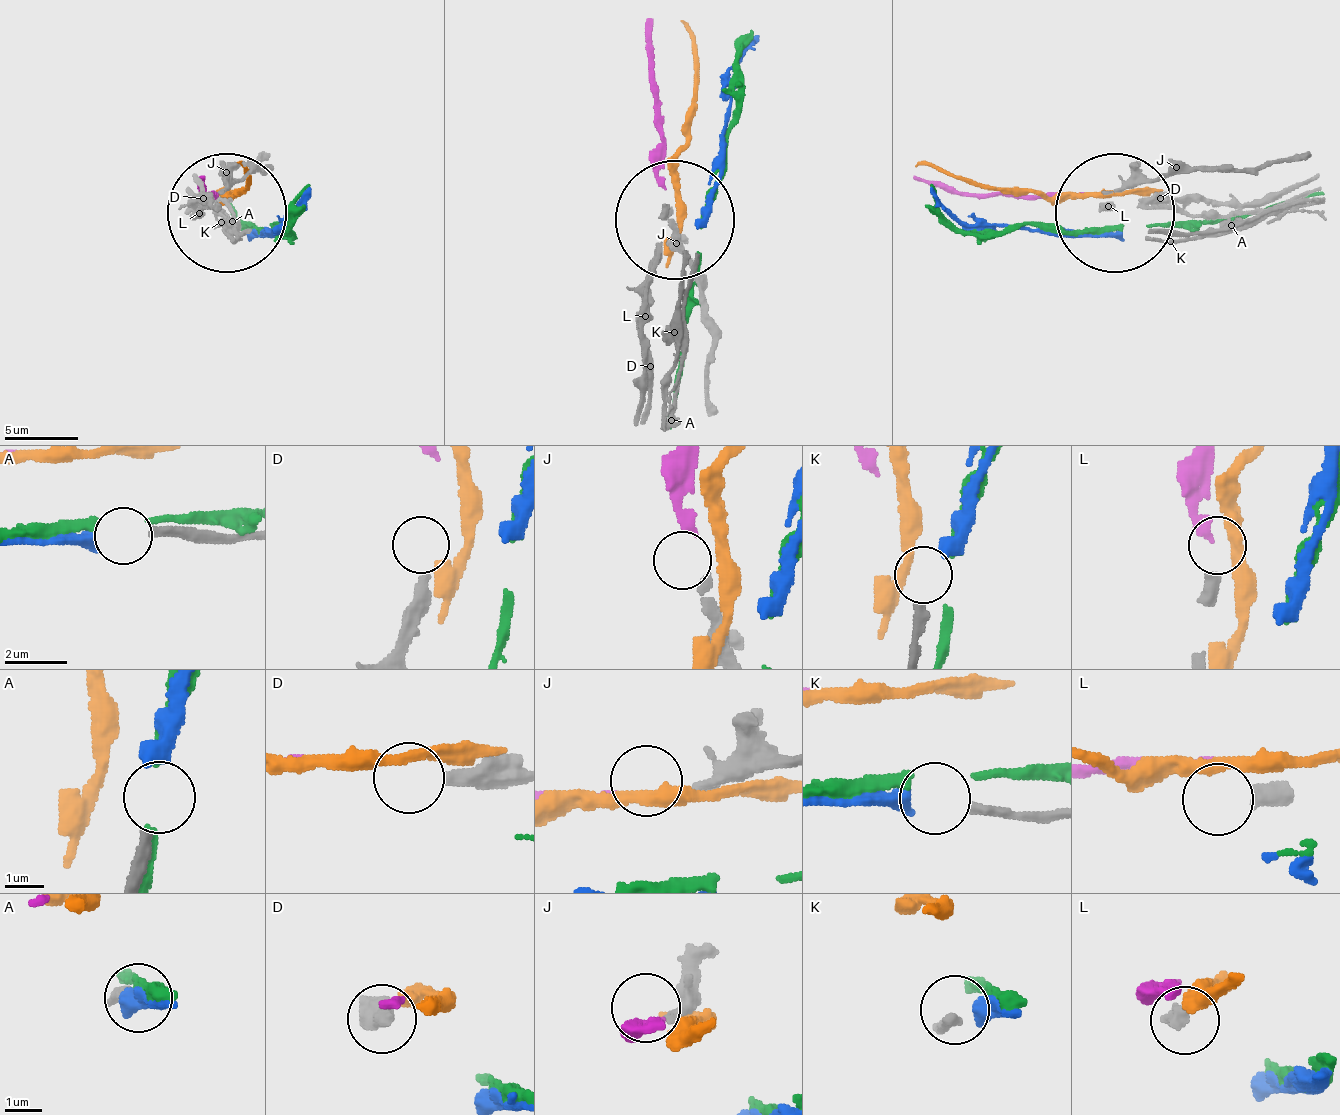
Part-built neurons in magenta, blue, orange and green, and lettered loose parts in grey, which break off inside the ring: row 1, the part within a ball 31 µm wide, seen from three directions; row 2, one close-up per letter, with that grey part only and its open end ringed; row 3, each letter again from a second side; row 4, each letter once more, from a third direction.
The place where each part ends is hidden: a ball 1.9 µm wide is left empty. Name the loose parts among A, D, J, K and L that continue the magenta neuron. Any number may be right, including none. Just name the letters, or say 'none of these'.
J

